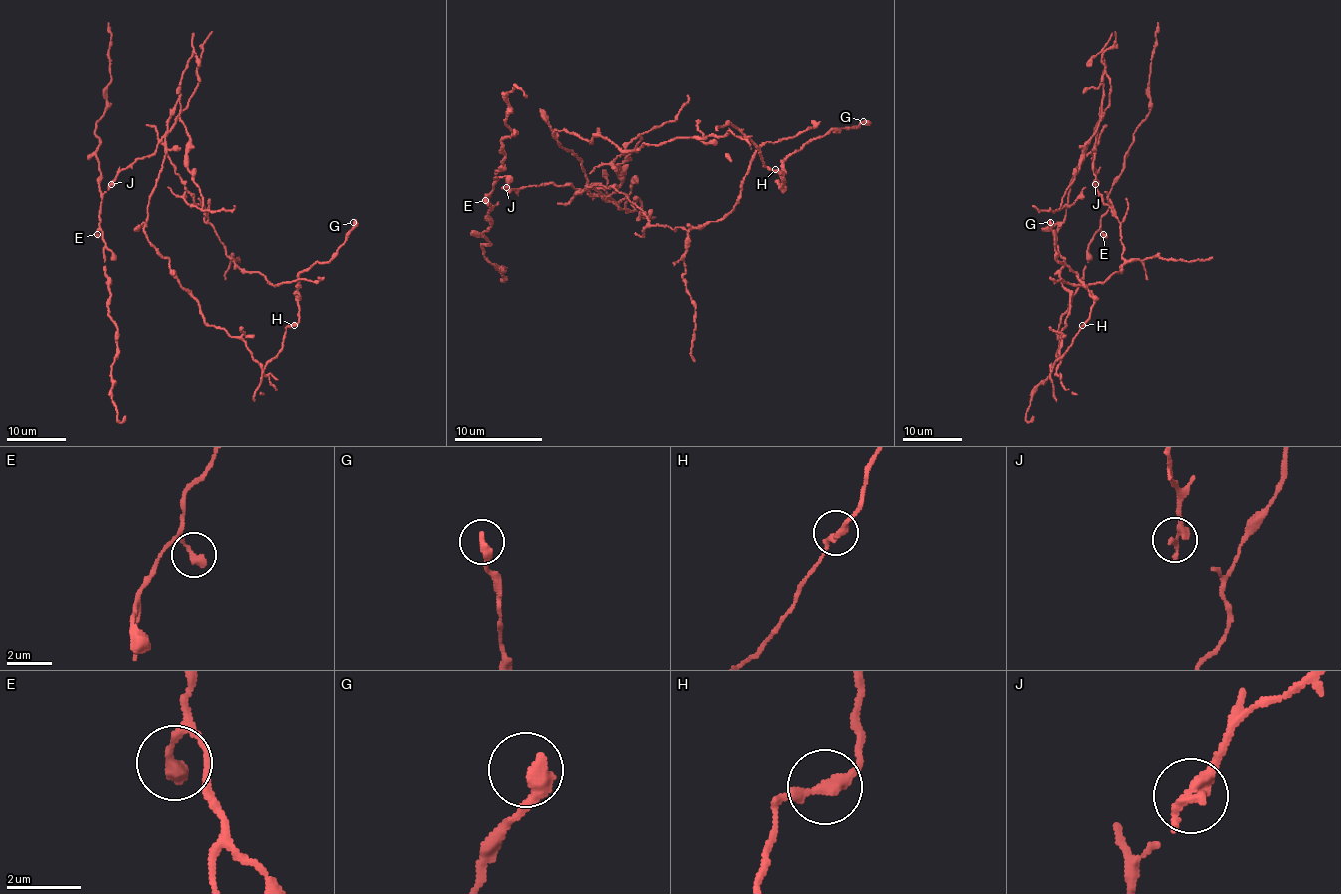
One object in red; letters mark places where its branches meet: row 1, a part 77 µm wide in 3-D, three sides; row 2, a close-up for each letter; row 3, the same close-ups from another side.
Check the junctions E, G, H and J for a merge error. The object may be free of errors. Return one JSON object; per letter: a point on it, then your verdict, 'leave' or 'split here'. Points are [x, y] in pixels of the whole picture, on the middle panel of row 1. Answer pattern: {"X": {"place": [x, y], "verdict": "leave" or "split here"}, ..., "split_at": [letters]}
{"E": {"place": [485, 200], "verdict": "leave"}, "G": {"place": [863, 121], "verdict": "leave"}, "H": {"place": [775, 169], "verdict": "leave"}, "J": {"place": [506, 187], "verdict": "split here"}, "split_at": ["J"]}

